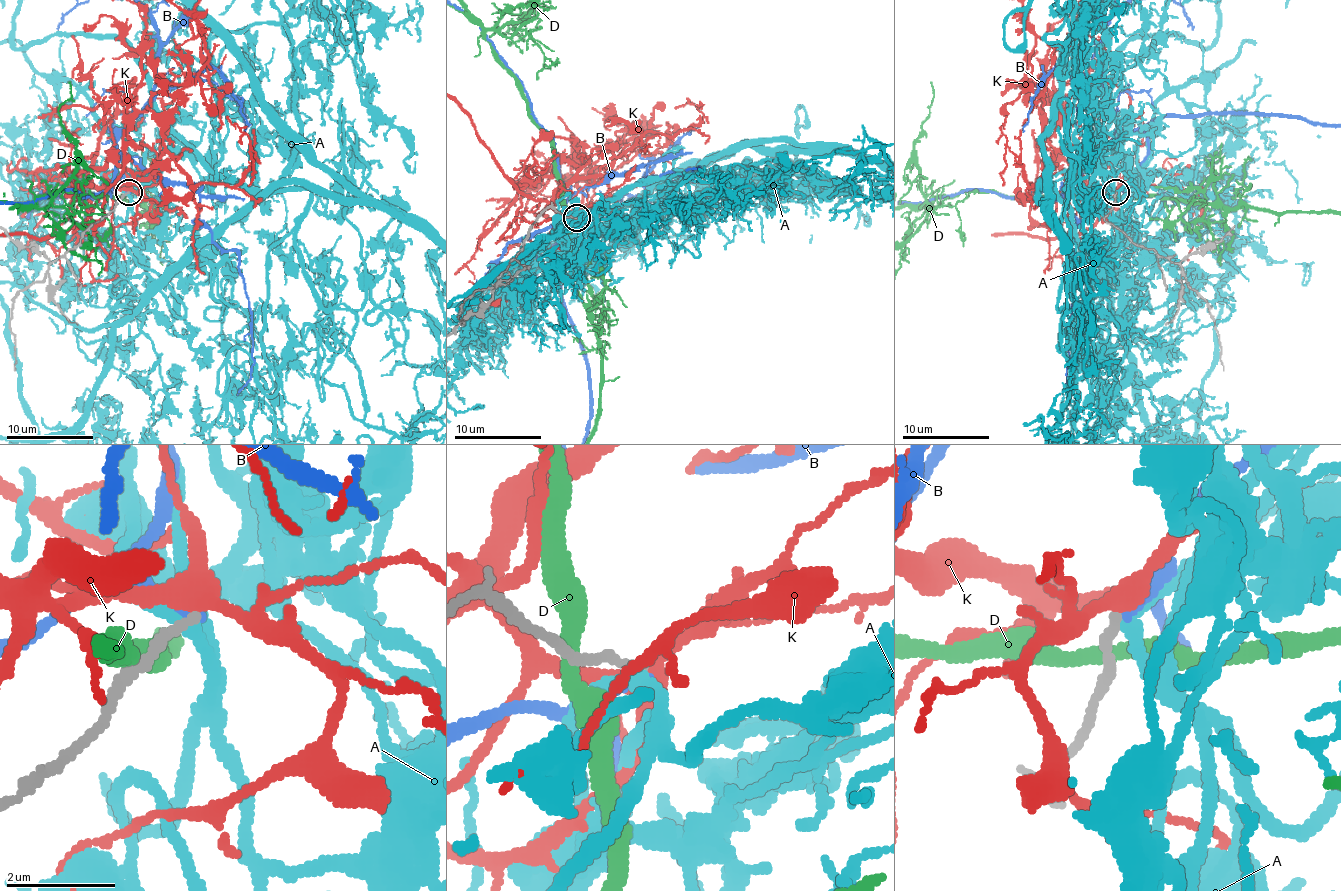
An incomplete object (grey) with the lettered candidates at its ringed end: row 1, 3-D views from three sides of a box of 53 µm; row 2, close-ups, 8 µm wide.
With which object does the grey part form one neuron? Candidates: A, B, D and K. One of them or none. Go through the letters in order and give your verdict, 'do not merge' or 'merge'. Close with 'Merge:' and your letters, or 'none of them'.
A: do not merge
B: do not merge
D: do not merge
K: do not merge
Merge: none of them

